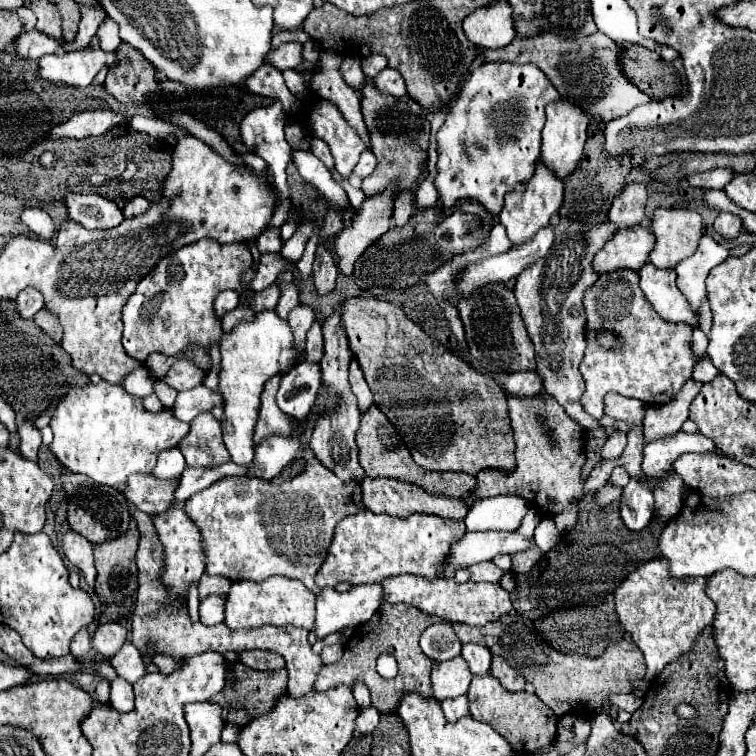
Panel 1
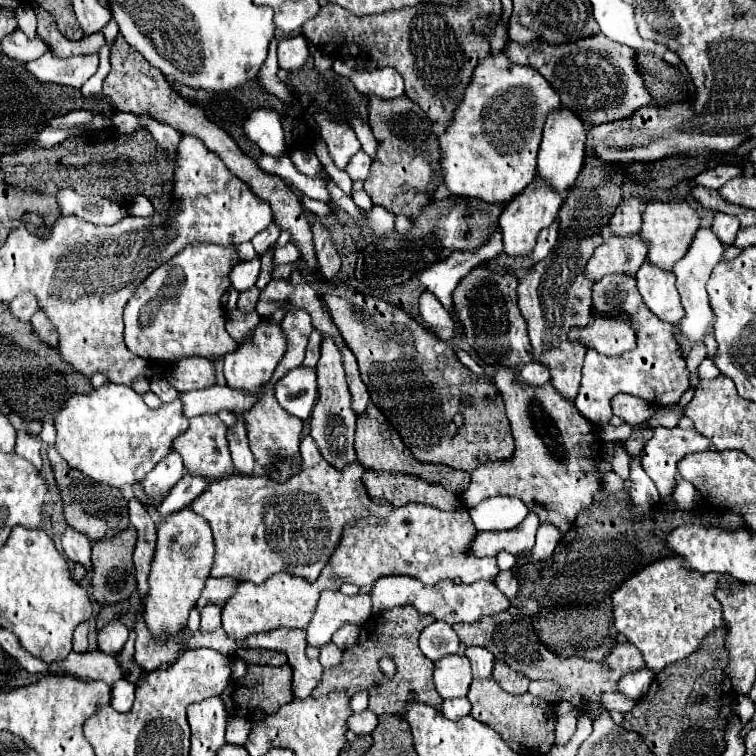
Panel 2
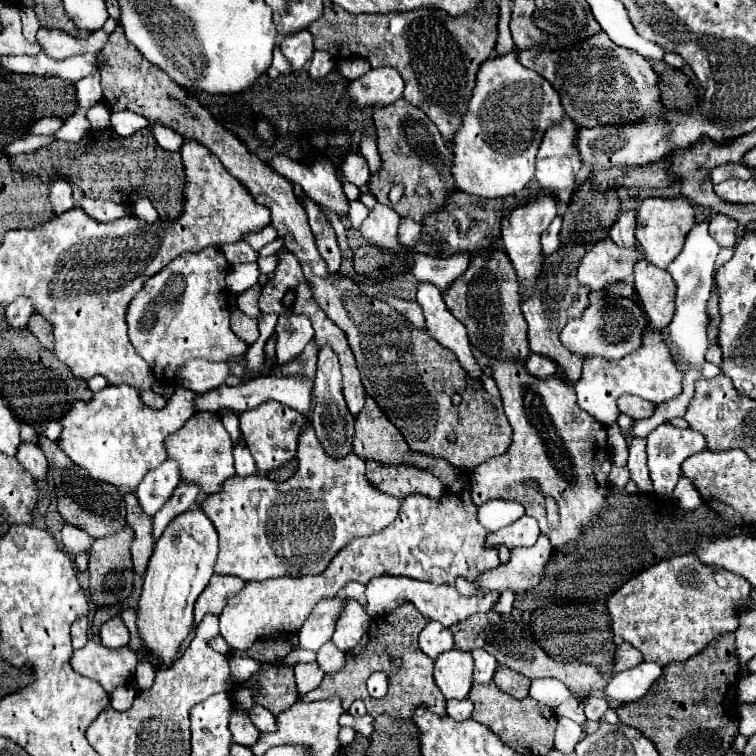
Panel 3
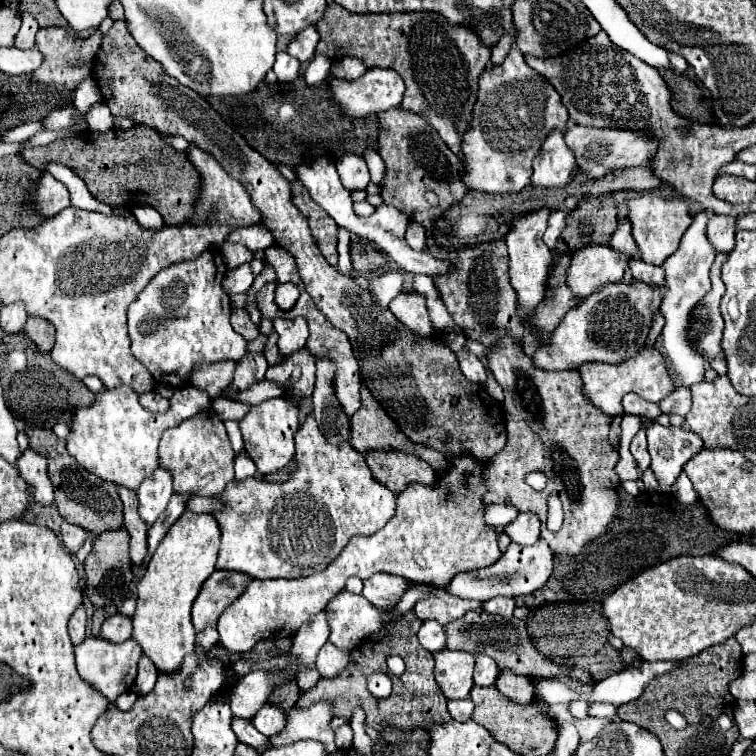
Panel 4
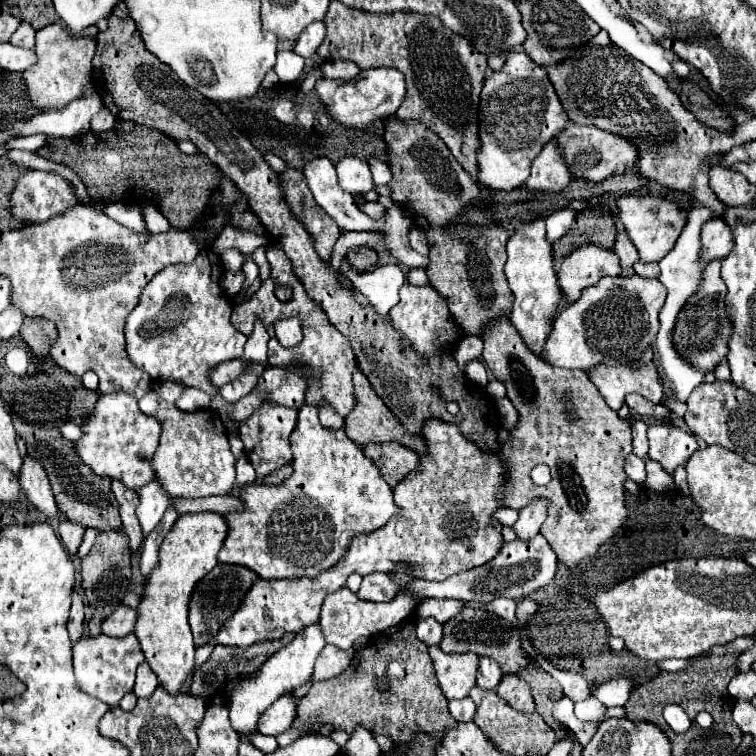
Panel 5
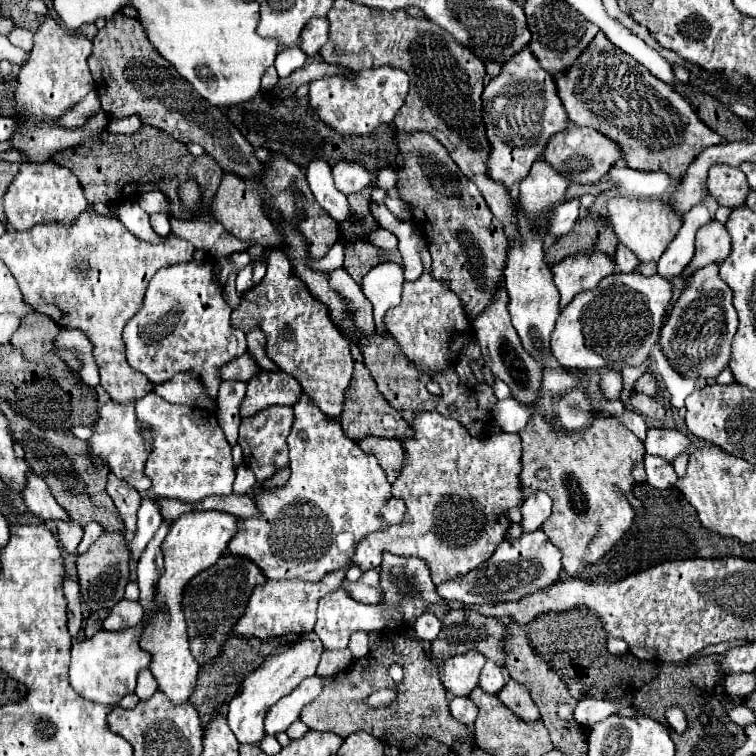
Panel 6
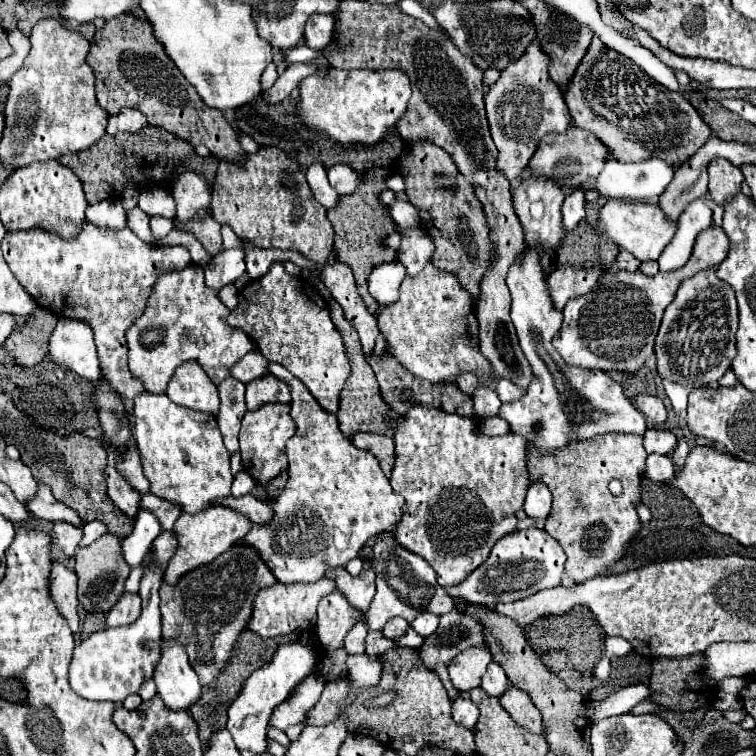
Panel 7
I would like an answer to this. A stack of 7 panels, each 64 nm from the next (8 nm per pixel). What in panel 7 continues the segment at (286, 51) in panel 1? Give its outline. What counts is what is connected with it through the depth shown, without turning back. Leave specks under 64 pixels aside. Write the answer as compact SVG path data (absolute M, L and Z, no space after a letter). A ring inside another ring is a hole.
M314 14L308 18L308 26L304 30L304 44L312 50L320 50L330 44L334 30L334 16L330 14Z

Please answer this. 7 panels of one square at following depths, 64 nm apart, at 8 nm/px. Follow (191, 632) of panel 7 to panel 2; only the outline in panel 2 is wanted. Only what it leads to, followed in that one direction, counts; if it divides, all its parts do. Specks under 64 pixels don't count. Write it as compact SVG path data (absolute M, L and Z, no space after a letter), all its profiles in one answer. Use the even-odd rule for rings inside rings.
M208 578L196 602L198 610L202 610L202 606L208 602L216 602L216 606L224 606L226 600L236 592L236 584L238 582L232 578Z

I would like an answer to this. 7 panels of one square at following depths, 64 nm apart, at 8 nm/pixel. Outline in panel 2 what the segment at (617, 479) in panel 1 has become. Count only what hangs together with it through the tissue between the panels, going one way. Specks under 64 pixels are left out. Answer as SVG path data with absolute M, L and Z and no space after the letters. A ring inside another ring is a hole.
M624 448L616 450L614 452L614 458L612 458L612 470L622 478L622 480L628 480L628 474L630 474L630 462L628 462L628 454Z

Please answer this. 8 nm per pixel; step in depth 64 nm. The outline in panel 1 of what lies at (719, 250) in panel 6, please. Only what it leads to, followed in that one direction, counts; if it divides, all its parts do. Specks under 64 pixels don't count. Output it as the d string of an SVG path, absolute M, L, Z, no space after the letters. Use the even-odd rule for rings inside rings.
M720 212L716 222L714 222L714 230L724 238L724 240L734 240L742 234L742 220L730 212Z

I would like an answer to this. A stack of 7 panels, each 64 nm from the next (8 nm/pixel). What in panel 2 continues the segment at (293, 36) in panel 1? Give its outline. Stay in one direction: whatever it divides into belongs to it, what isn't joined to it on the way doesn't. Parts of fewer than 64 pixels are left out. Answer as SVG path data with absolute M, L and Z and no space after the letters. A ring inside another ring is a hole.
M274 38L269 46L268 57L260 72L258 72L258 84L260 84L262 90L278 96L282 102L292 104L292 94L290 94L290 90L288 90L284 82L277 76L279 69L277 45L278 40Z

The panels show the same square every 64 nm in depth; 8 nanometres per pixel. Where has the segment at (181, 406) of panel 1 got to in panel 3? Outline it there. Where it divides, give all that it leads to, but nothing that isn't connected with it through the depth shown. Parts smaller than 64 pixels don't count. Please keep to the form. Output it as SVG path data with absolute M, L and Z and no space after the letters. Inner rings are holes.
M268 376L268 378L254 378L254 380L248 380L248 382L240 382L236 386L222 384L216 390L196 394L194 410L196 412L220 412L220 410L228 408L232 412L242 414L246 410L252 410L252 408L260 406L260 402L266 402L268 398L272 398L272 400L284 404L284 406L290 406L292 410L300 412L302 416L306 416L308 410L310 410L310 404L312 404L312 386L314 386L314 382L306 376L284 376L284 378Z

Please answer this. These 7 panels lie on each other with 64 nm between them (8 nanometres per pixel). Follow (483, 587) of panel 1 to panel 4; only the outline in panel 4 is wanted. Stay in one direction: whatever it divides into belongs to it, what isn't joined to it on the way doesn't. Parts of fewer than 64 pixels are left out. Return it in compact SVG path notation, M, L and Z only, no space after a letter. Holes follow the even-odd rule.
M374 574L364 582L362 596L378 610L390 610L400 602L402 594L412 588L412 584L414 582L408 582L408 578L392 574ZM436 588L432 594L416 602L414 612L418 614L420 620L436 620L440 624L448 624L448 622L454 622L456 618L462 618L466 612L480 610L480 608L482 608L482 602L478 600L464 600L450 594L448 590Z

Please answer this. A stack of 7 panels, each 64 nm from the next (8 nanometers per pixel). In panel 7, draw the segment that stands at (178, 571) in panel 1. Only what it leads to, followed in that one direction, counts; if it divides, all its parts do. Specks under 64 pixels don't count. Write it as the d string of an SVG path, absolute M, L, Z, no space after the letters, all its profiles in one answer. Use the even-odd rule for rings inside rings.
M210 506L210 508L202 510L200 514L184 512L172 528L176 534L178 546L176 546L174 556L168 560L162 580L166 584L174 586L182 576L192 572L196 566L204 566L204 564L212 562L216 556L220 556L222 552L226 552L236 540L240 540L244 534L248 534L250 526L252 526L252 522L248 522L248 518L244 518L240 512L230 510L226 506ZM162 638L154 682L158 686L158 694L170 710L188 710L200 696L198 674L188 662L184 646L176 640Z

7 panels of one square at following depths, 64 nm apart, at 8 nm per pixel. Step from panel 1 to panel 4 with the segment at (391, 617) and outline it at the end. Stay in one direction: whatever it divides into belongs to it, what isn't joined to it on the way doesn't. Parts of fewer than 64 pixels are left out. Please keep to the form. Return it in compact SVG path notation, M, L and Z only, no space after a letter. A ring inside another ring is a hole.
M410 610L406 614L398 614L392 620L384 622L384 626L378 632L364 638L350 652L350 662L338 676L322 678L312 690L308 690L300 696L298 706L310 706L314 702L330 700L334 704L336 716L346 716L346 718L352 716L352 710L356 706L362 706L366 712L366 722L376 730L382 730L382 724L392 724L392 726L398 726L400 730L412 730L416 726L430 728L436 722L452 720L452 716L446 710L448 700L444 698L444 694L438 688L434 674L432 674L434 658L432 658L432 654L428 654L428 650L424 650L420 646L420 642L416 638L420 626L422 626L422 620L414 614L414 610ZM390 654L402 656L406 662L406 670L402 676L392 676L392 694L384 700L378 700L368 692L366 678L374 670L380 670L382 666L386 666L386 658Z

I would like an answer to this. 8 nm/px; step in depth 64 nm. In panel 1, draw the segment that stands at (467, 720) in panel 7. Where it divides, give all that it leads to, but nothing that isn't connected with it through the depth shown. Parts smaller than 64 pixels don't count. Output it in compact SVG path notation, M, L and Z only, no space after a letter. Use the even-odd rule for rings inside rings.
M466 696L448 698L448 700L440 702L440 704L442 704L442 710L444 710L444 714L446 714L446 718L450 722L454 722L454 720L458 720L458 718L468 714L468 698Z

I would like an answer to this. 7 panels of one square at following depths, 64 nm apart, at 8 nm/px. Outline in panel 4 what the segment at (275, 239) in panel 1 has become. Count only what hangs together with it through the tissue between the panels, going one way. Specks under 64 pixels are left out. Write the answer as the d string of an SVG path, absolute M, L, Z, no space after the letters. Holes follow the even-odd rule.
M250 226L250 228L236 230L236 234L232 234L232 238L228 238L228 242L240 242L240 244L248 246L252 252L258 252L258 250L266 250L268 246L272 246L274 236L264 226Z

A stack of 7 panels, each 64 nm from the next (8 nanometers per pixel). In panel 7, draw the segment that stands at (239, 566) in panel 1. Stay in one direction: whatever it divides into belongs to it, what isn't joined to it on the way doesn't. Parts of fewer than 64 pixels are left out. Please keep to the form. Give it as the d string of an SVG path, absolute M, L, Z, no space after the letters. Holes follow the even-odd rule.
M274 362L268 364L268 372L292 386L290 416L296 432L286 444L290 478L286 488L270 502L274 512L270 522L252 524L250 532L236 544L252 546L282 584L318 582L328 568L346 566L356 558L364 542L372 536L398 524L404 512L404 498L392 492L390 480L380 470L378 460L370 452L358 450L340 432L336 416L320 410L320 404L302 382ZM286 548L306 548L308 552L292 554Z

